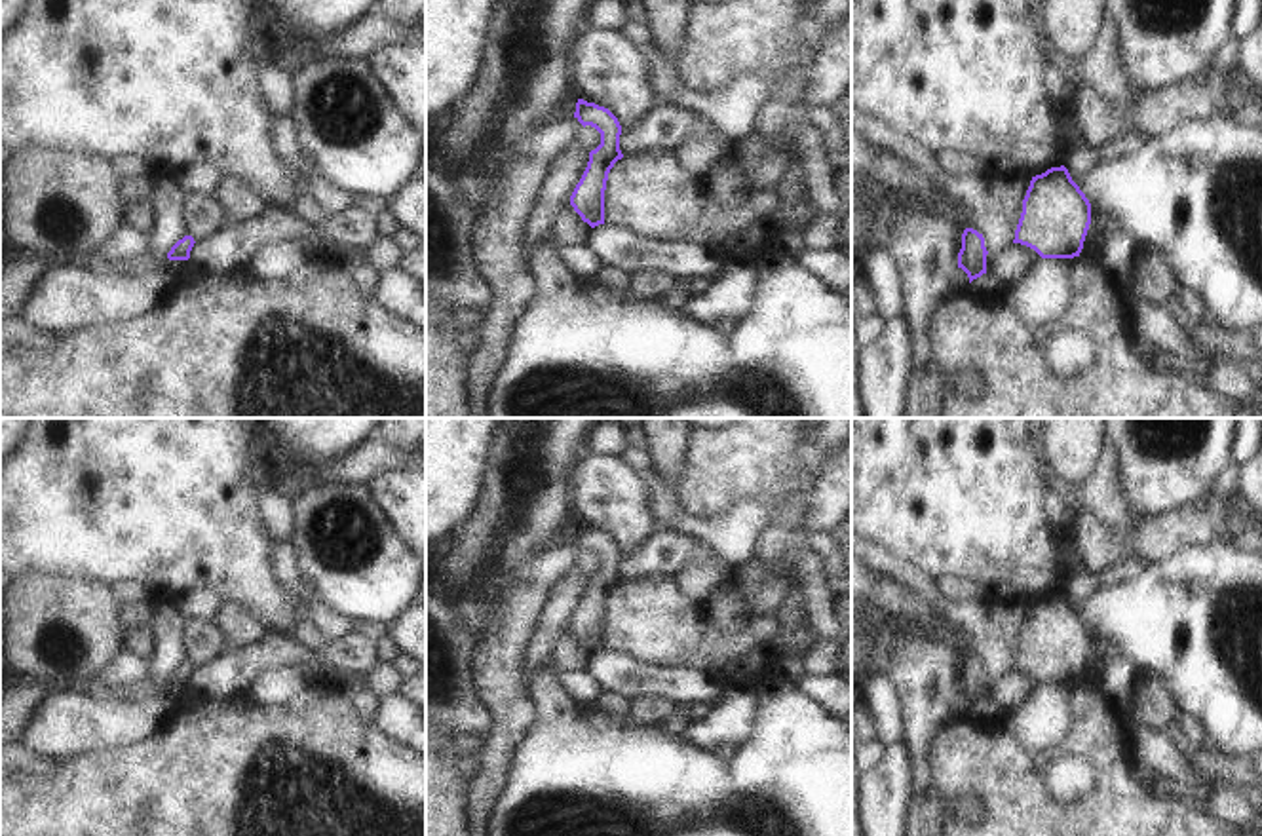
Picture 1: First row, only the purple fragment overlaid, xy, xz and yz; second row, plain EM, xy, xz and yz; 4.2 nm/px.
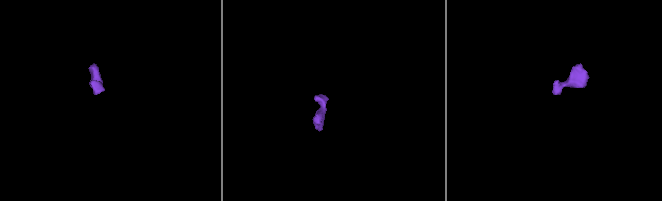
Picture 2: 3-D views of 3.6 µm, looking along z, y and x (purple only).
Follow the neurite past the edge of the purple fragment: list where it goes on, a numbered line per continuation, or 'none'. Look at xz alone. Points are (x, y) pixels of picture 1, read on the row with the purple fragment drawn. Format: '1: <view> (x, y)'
1: xz (504, 208)

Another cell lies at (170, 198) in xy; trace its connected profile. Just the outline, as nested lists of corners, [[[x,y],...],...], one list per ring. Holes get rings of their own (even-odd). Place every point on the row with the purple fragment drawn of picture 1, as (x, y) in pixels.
[[[156,175],[154,203],[160,218],[152,230],[152,249],[148,251],[158,260],[167,256],[171,247],[190,236],[190,222],[186,217],[188,192],[179,184],[175,175]]]

